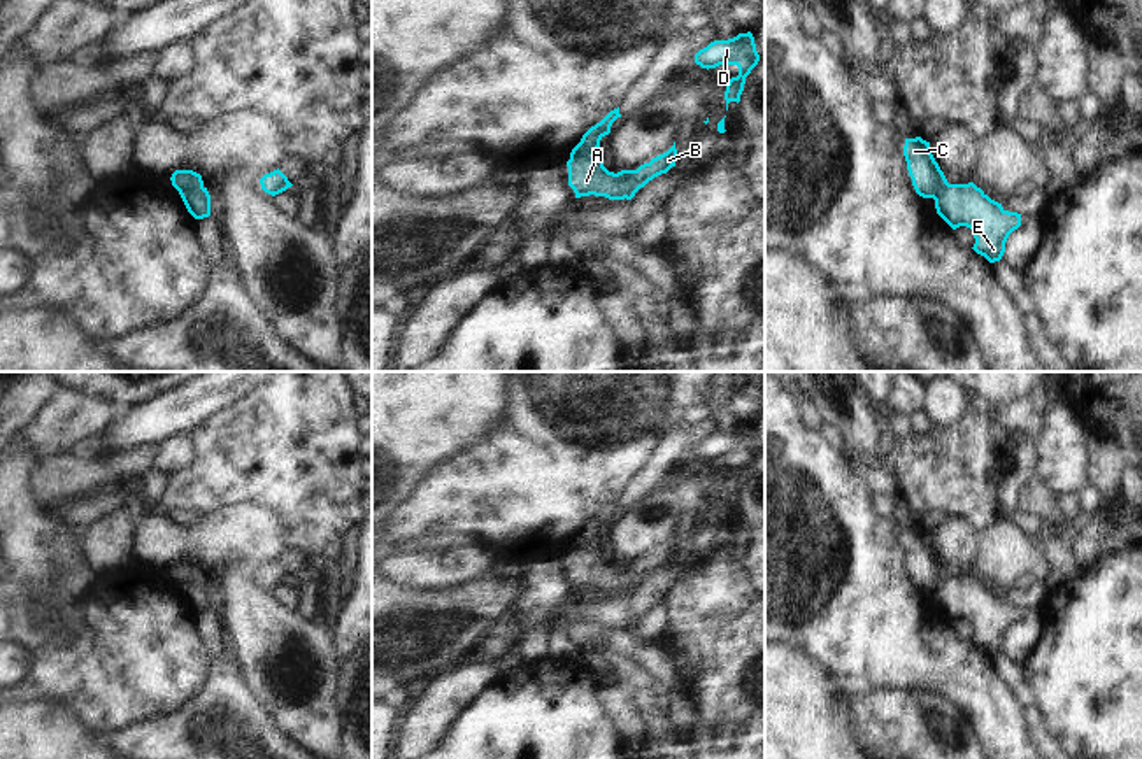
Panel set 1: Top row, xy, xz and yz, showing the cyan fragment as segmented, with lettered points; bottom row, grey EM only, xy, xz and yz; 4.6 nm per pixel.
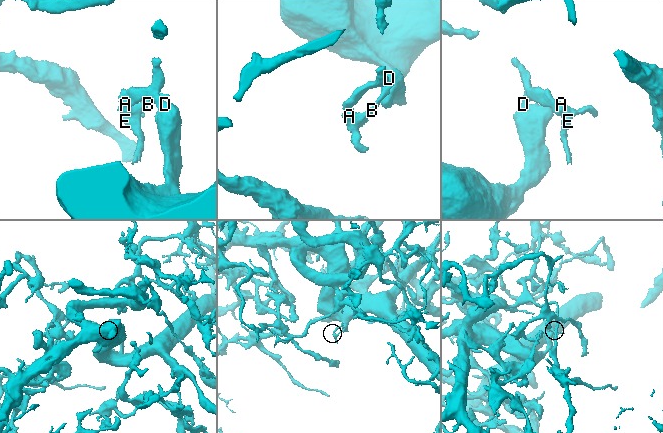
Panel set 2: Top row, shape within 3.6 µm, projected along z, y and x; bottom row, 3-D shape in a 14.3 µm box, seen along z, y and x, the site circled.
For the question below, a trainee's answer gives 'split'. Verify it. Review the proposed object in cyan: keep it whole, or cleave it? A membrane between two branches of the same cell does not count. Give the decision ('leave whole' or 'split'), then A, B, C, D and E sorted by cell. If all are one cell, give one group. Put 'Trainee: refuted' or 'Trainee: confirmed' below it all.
split; groups A B E / C D
Trainee: confirmed

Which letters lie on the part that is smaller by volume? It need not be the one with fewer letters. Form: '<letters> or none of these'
A, B, E

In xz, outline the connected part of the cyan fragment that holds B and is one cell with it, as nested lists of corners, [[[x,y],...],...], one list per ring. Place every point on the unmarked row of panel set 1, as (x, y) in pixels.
[[[674,535],[667,545],[640,557],[637,563],[614,566],[603,559],[603,552],[595,545],[588,550],[567,554],[568,578],[574,582],[575,591],[595,587],[609,592],[632,592],[649,573],[675,559],[677,550]]]

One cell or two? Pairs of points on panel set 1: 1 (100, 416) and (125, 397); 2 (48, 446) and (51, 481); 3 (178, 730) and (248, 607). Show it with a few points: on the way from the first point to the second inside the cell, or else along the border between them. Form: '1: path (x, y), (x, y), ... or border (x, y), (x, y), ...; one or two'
1: border (81, 390), (106, 397), (120, 412); two
2: border (74, 451), (41, 460); two
3: border (228, 647), (249, 684); two

